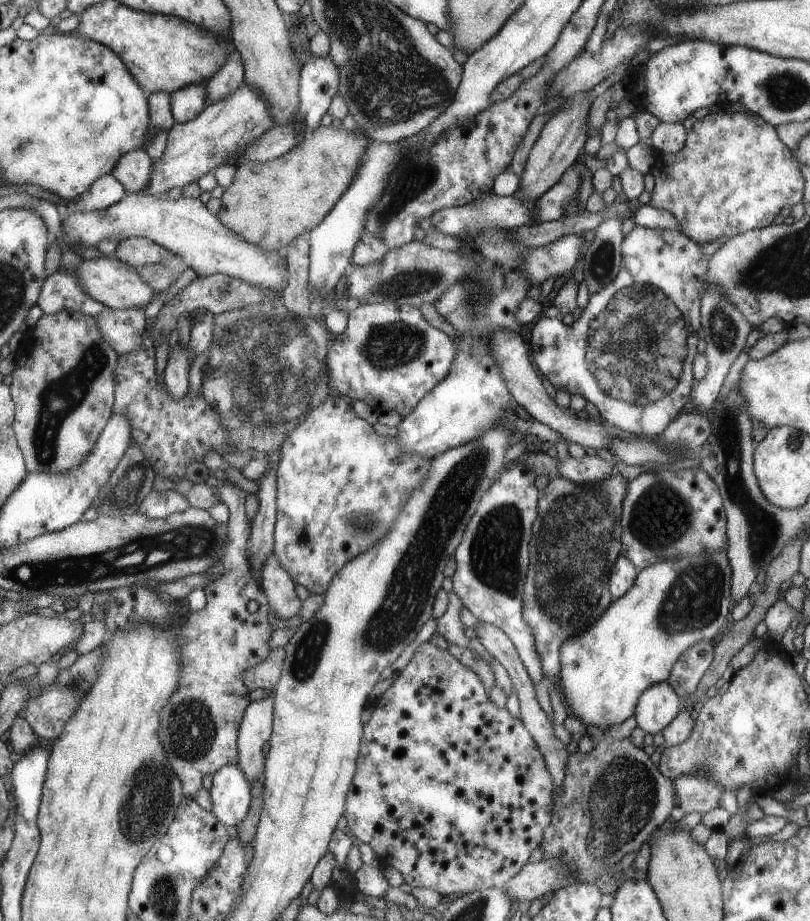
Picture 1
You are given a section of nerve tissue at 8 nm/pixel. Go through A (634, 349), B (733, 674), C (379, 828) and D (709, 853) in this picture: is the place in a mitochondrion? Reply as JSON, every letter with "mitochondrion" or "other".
{"A":"mitochondrion","B":"other","C":"other","D":"other"}

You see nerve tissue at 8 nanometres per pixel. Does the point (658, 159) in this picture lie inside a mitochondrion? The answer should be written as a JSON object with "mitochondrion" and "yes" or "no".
{"mitochondrion":"no"}

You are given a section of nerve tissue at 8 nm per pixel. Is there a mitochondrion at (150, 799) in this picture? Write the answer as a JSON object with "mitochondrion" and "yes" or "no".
{"mitochondrion":"yes"}

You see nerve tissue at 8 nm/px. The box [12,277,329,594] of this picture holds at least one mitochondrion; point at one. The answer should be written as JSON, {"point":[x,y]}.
{"point":[58,399]}

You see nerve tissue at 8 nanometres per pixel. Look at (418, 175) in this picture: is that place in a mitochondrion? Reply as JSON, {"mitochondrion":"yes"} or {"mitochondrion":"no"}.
{"mitochondrion":"yes"}

